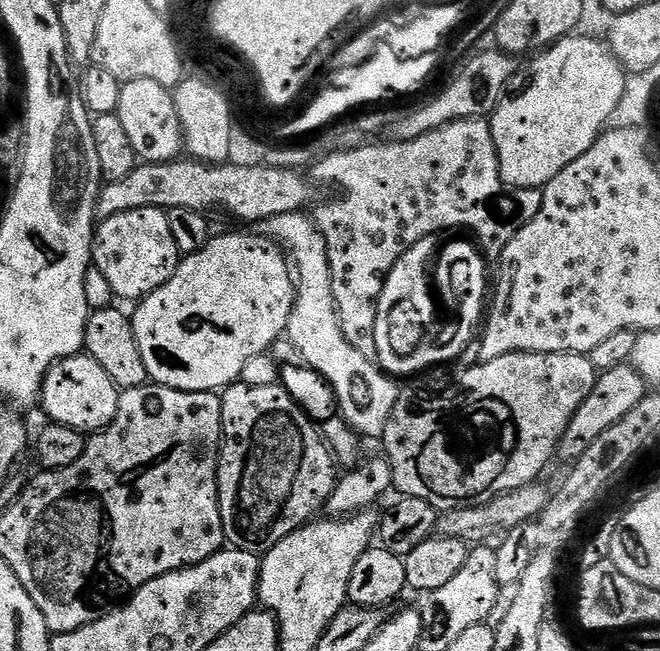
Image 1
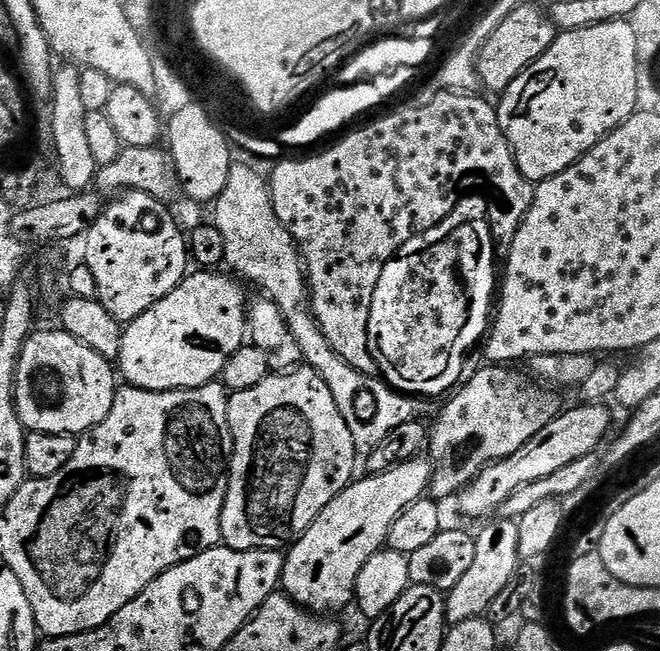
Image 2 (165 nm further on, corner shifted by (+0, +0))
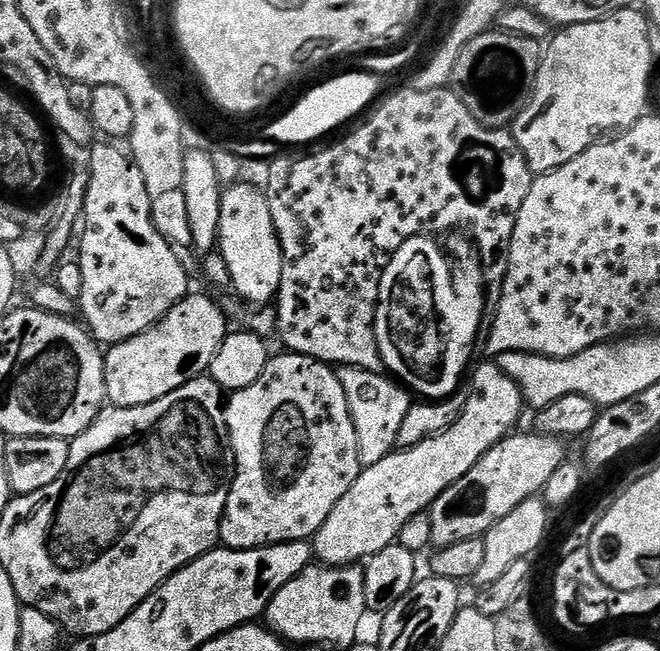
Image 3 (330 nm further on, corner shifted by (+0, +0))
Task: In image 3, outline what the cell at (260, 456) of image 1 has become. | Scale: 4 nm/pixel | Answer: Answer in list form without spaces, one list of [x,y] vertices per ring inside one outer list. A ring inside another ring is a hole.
[[[285,351],[283,355],[273,355],[269,359],[262,378],[258,378],[258,382],[242,390],[231,393],[224,404],[228,441],[232,444],[232,456],[236,460],[236,467],[232,473],[232,489],[220,523],[220,544],[226,548],[265,548],[267,544],[289,544],[295,540],[311,541],[320,531],[322,522],[330,518],[330,510],[338,506],[342,494],[346,494],[346,490],[354,486],[354,482],[360,477],[362,471],[358,458],[358,434],[354,430],[350,406],[346,402],[346,390],[342,390],[342,382],[337,369],[331,364],[324,364],[309,356],[299,356],[297,352]]]

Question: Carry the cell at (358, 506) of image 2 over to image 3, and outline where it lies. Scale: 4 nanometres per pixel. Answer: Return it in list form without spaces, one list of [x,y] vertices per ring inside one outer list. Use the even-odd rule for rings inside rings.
[[[488,362],[476,373],[473,371],[472,388],[467,389],[468,401],[462,414],[442,434],[426,438],[426,442],[418,442],[413,448],[393,450],[389,456],[382,458],[382,462],[374,462],[374,466],[363,469],[360,477],[342,494],[338,506],[330,510],[330,518],[322,522],[320,531],[314,537],[314,556],[321,565],[329,568],[342,568],[355,565],[357,562],[367,561],[369,556],[378,554],[378,550],[386,550],[386,546],[397,543],[400,539],[402,526],[419,512],[428,512],[432,503],[462,474],[470,474],[470,470],[483,458],[498,442],[502,442],[513,431],[512,428],[520,420],[520,415],[526,412],[523,393],[514,382],[514,378],[507,376],[499,363]]]

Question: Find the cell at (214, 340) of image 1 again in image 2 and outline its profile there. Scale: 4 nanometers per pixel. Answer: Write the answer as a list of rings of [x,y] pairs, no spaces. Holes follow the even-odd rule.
[[[216,270],[194,272],[185,275],[180,285],[166,294],[166,298],[154,302],[150,310],[134,318],[124,328],[118,372],[123,379],[124,376],[128,379],[125,381],[131,387],[151,392],[177,392],[179,388],[197,388],[211,384],[223,373],[230,357],[238,349],[245,347],[246,333],[249,331],[249,305],[244,300],[245,285],[231,275],[219,276],[221,273]]]

